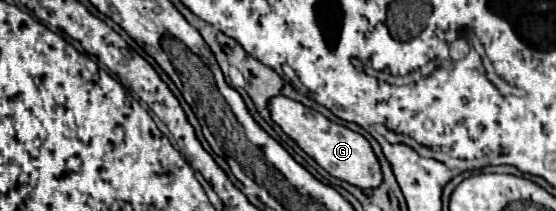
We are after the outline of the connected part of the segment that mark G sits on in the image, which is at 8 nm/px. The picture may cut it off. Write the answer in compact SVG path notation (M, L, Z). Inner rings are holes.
M277 96L275 100L271 100L271 116L283 128L283 132L289 134L331 176L345 180L357 188L377 188L383 182L379 160L365 136L349 130L347 126L331 122L323 114L285 96Z

